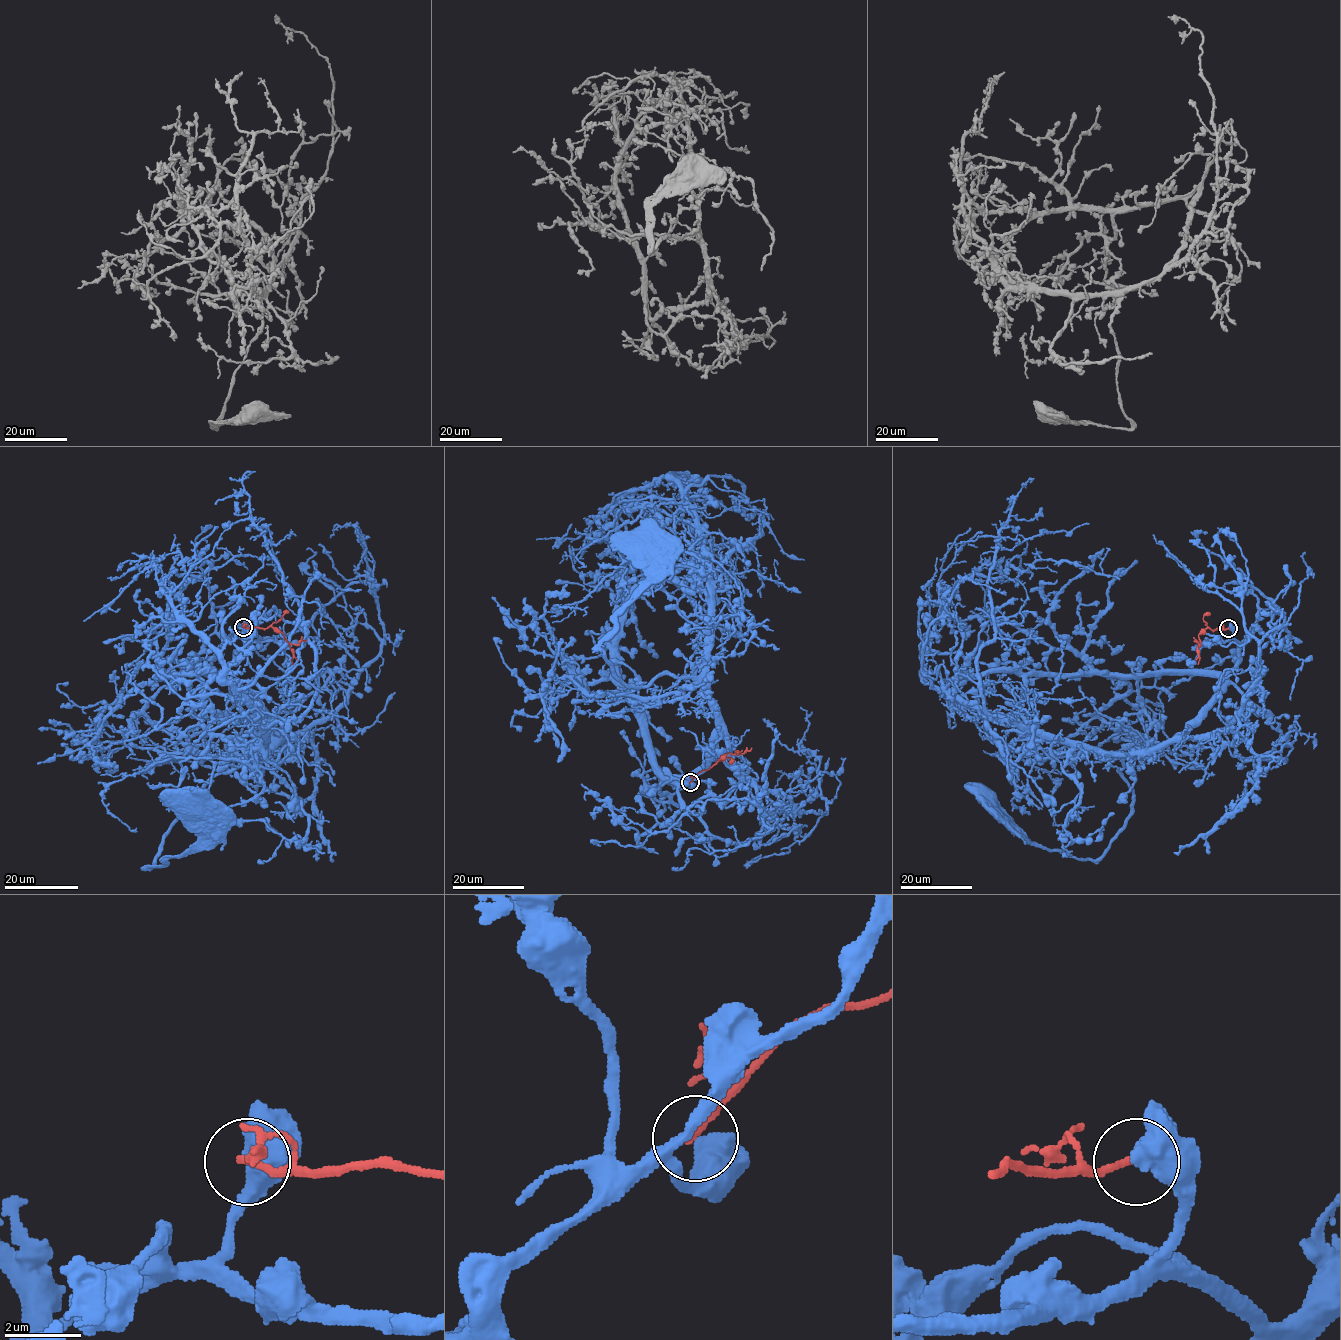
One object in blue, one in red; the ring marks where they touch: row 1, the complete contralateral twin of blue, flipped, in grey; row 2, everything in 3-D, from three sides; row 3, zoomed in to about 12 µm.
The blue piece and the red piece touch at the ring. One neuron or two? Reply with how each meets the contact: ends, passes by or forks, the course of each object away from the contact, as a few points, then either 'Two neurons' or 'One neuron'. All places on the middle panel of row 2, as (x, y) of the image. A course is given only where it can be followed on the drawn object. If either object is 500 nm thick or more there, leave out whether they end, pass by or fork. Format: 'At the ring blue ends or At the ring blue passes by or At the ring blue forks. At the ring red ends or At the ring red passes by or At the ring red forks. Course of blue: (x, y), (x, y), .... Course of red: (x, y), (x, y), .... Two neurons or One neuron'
Course of blue: (690, 782), (661, 791), (710, 755), (708, 694), (665, 674), (629, 687), (600, 643), (646, 578), (643, 542). Course of red: (690, 782), (730, 752), (738, 752). Two neurons

